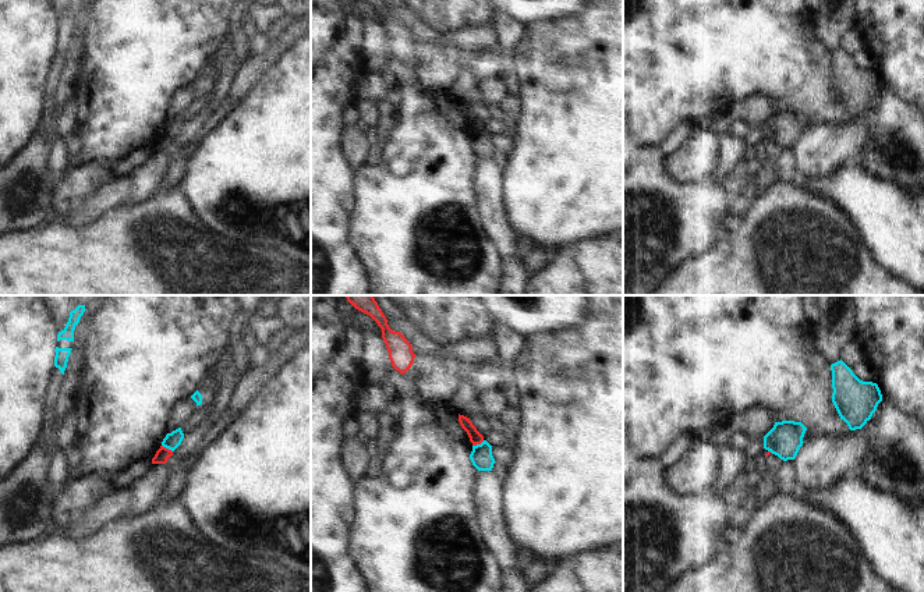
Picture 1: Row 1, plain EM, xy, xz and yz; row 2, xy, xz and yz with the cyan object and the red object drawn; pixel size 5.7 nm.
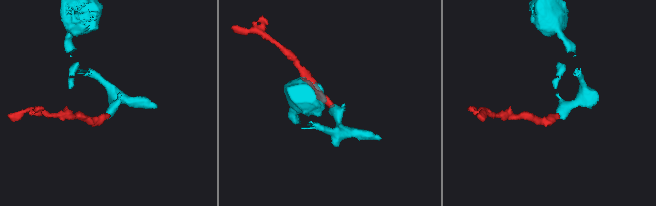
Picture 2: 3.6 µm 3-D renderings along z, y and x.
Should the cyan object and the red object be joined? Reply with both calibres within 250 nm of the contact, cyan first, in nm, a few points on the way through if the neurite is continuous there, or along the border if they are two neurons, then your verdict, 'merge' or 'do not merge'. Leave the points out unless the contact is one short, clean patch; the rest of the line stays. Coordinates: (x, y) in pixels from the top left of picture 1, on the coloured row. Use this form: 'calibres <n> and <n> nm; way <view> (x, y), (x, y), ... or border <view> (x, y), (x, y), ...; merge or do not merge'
calibres 130 and 80 nm; border xz (484, 440), (473, 446); do not merge

